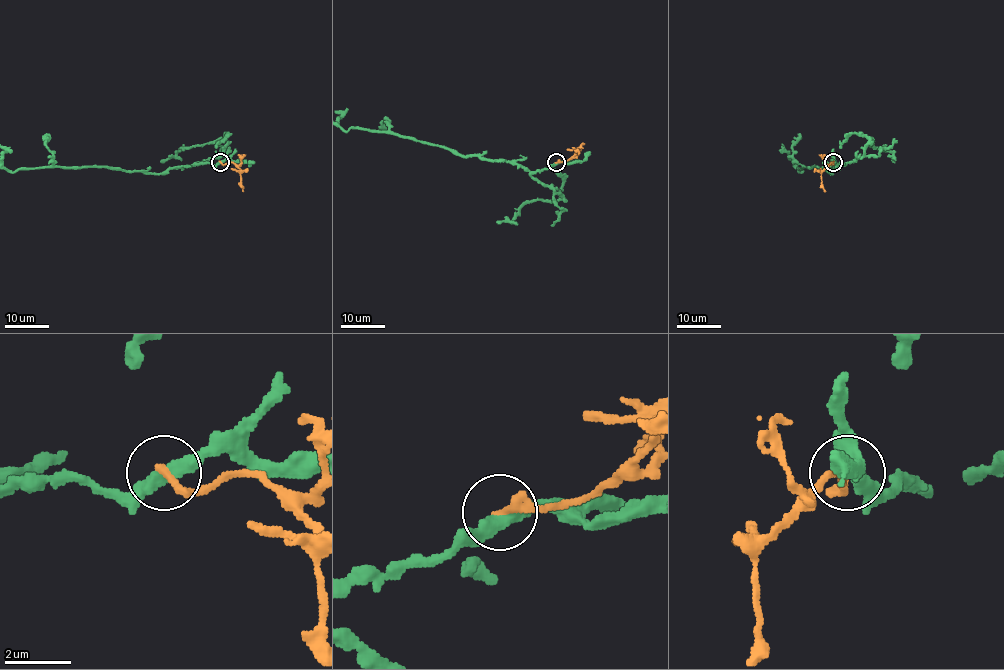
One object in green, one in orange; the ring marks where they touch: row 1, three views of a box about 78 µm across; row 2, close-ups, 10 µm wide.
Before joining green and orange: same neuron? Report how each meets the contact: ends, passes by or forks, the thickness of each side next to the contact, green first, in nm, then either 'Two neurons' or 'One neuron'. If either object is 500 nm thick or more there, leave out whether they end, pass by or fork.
At the ring green passes by. At the ring orange ends. Thickness 420 nm (green) against 240 nm. Two neurons

